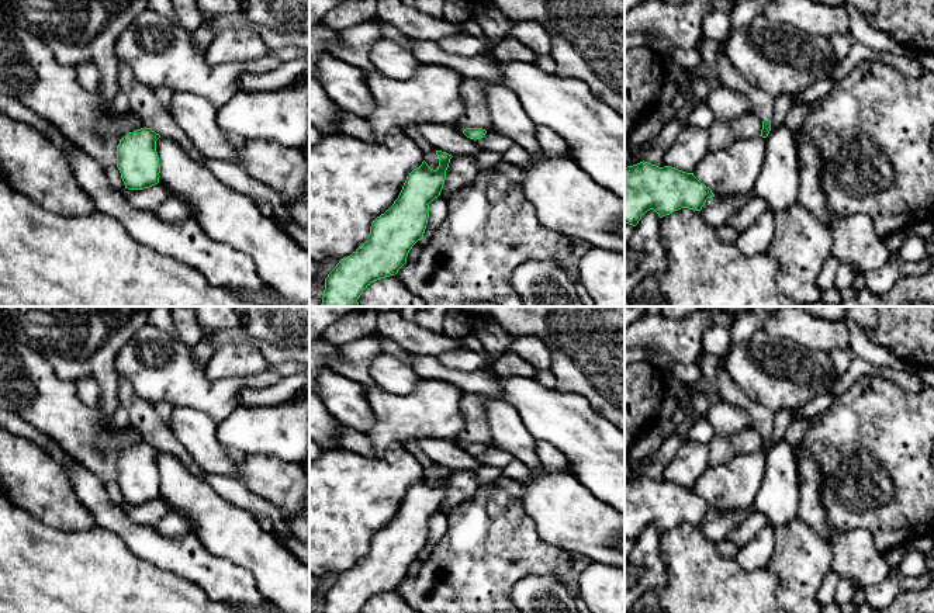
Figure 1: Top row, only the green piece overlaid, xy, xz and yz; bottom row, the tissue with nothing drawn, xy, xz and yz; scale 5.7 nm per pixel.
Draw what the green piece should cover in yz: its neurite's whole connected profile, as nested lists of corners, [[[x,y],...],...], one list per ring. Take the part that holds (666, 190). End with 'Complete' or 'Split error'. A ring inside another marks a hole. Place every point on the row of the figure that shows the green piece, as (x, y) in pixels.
[[[644,160],[625,167],[625,224],[636,226],[650,209],[660,218],[681,208],[700,211],[710,197],[712,190],[693,173]]]. Complete

